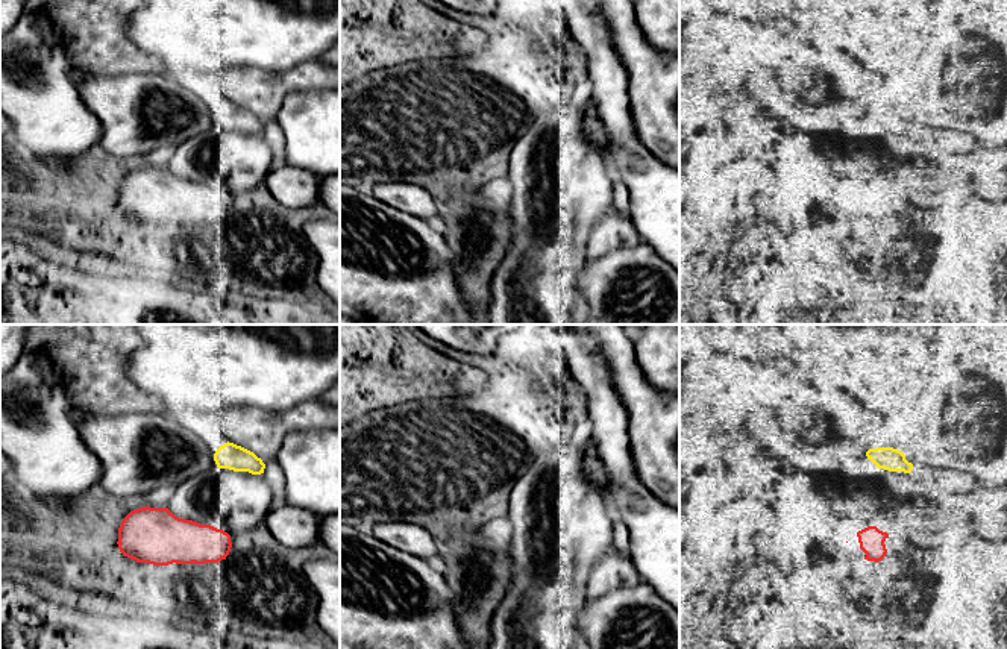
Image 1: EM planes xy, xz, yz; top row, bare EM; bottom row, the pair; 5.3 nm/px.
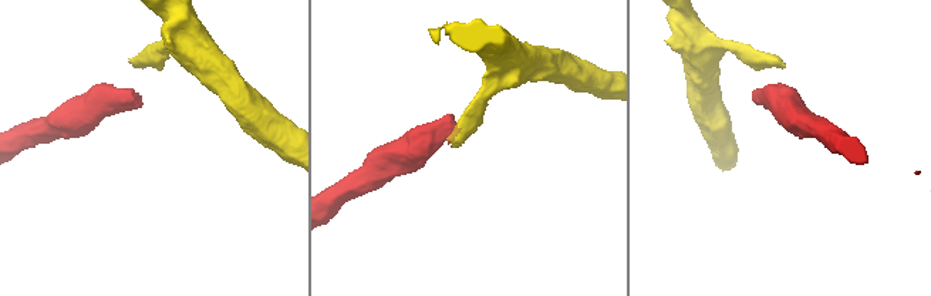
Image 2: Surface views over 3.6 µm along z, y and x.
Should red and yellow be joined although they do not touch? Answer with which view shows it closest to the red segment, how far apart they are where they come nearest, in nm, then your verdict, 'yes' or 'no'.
yz | 300 nm | no

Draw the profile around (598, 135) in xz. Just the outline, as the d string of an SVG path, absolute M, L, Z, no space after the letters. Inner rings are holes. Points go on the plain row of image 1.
M591 99L585 103L584 111L585 111L584 129L587 133L587 140L608 161L607 150L610 146L610 133L605 129L602 120L598 117L596 106Z

